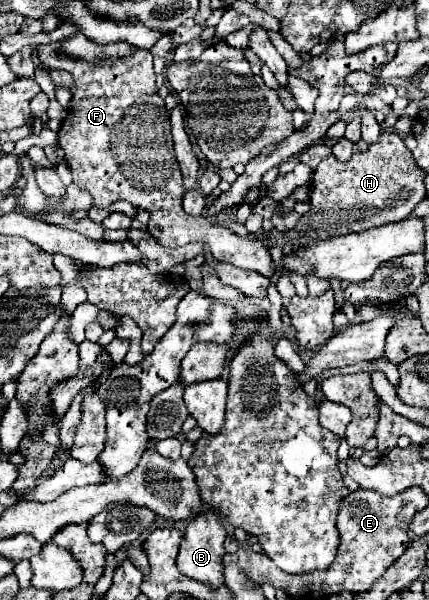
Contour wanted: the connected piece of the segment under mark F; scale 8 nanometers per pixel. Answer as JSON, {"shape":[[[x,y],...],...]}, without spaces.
{"shape":[[[44,44],[38,52],[40,62],[54,70],[66,70],[74,78],[76,94],[72,94],[70,108],[66,118],[62,120],[60,132],[58,132],[58,146],[66,154],[66,164],[72,170],[74,184],[80,188],[86,188],[92,198],[94,206],[106,208],[116,200],[126,200],[134,206],[140,206],[150,212],[148,232],[152,238],[156,238],[162,246],[186,246],[190,242],[202,242],[208,246],[210,254],[220,260],[228,262],[238,268],[254,270],[258,274],[264,274],[268,278],[274,276],[270,264],[272,256],[268,248],[254,238],[238,236],[222,226],[212,226],[210,220],[204,216],[188,216],[182,210],[182,174],[178,160],[174,156],[172,148],[172,132],[170,132],[170,112],[164,106],[164,100],[158,96],[156,86],[156,74],[152,68],[152,54],[150,50],[134,50],[130,58],[124,60],[102,60],[102,62],[84,62],[84,60],[72,60],[70,56],[64,56],[62,44]]]}

